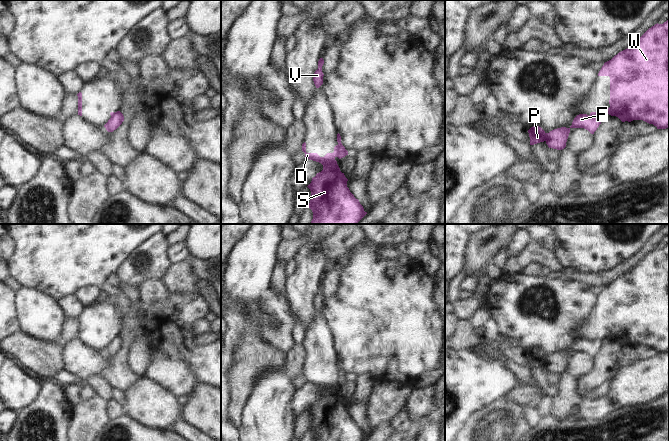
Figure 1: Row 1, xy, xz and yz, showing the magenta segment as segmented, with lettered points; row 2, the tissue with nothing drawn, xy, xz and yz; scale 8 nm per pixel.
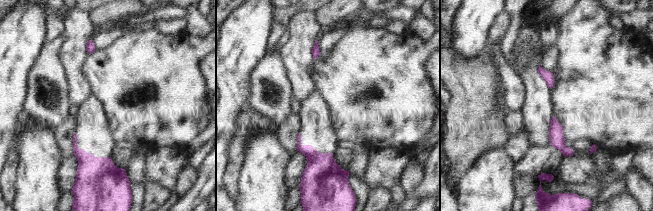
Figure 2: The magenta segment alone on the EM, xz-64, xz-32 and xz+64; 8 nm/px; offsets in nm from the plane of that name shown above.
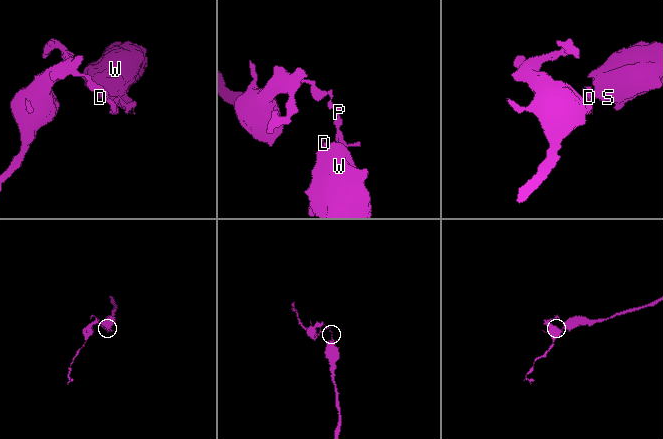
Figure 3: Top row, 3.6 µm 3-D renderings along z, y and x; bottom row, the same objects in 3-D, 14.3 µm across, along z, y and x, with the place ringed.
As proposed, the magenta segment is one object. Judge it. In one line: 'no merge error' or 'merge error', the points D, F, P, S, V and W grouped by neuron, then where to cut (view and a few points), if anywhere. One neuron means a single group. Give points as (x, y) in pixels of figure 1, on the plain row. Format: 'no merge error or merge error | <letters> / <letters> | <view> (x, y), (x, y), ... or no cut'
merge error | D S W / F P V | xz (338, 369), (336, 380)

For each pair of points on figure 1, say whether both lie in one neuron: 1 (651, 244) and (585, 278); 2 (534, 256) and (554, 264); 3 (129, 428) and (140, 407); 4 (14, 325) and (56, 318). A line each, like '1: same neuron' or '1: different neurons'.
1: same neuron
2: same neuron
3: different neurons
4: different neurons

